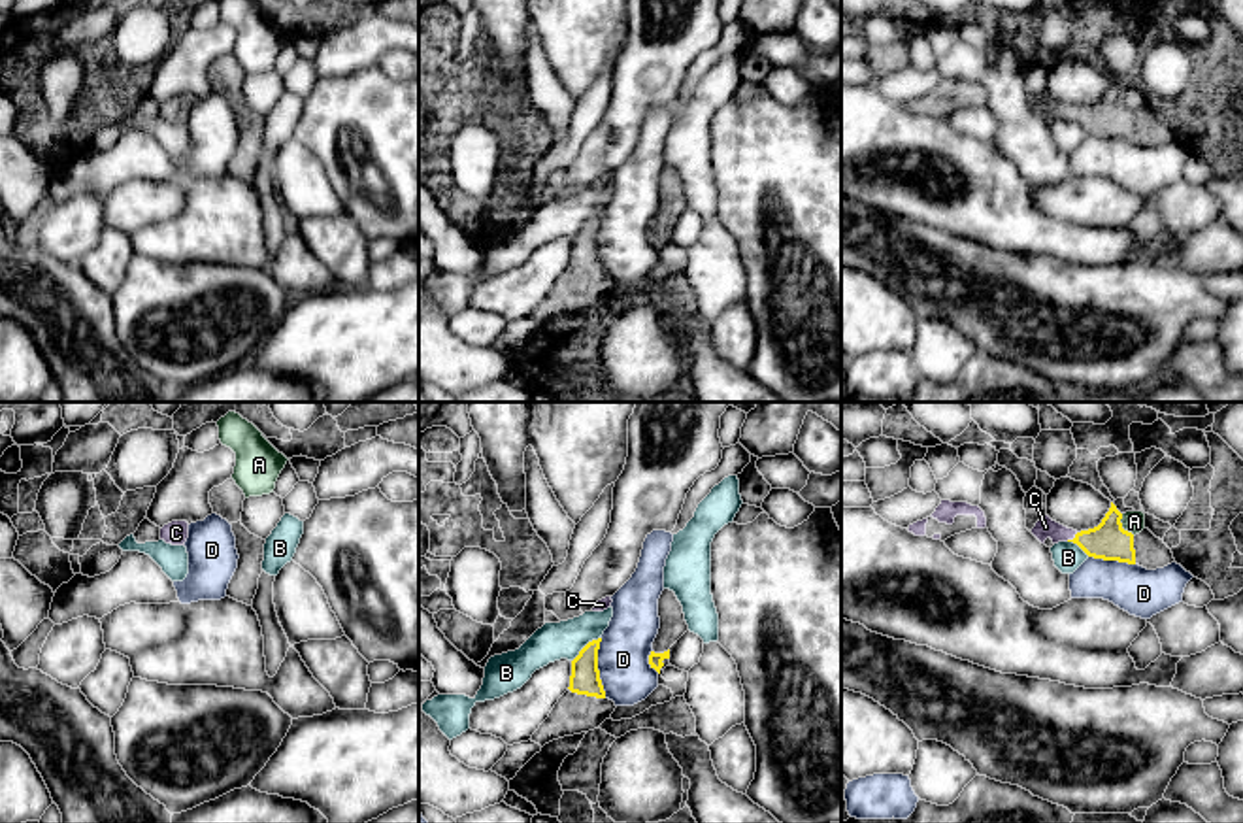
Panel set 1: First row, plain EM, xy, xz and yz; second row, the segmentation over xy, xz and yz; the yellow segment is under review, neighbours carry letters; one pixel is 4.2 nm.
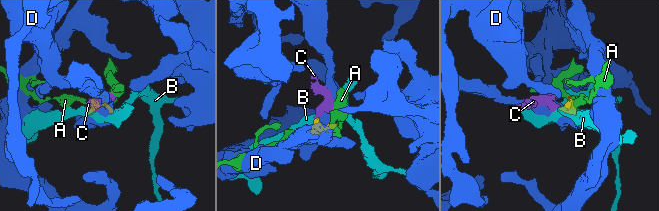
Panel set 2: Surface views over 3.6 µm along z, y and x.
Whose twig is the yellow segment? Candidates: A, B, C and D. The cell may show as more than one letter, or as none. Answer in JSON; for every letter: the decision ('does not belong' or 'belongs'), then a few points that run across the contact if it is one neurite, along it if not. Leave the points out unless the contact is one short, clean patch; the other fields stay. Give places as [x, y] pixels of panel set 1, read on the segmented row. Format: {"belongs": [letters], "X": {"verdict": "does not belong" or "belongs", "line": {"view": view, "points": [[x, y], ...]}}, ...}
{"belongs": ["C"], "A": {"verdict": "does not belong", "line": {"view": "yz", "points": [[1121, 514], [1121, 525], [1134, 535]]}}, "B": {"verdict": "does not belong", "line": {"view": "xz", "points": [[600, 637], [593, 638], [572, 661]]}}, "C": {"verdict": "belongs", "line": {"view": "yz", "points": [[1108, 540], [1074, 538], [1045, 527]]}}, "D": {"verdict": "does not belong", "line": {"view": "xz", "points": [[600, 638], [598, 678], [606, 697]]}}}

